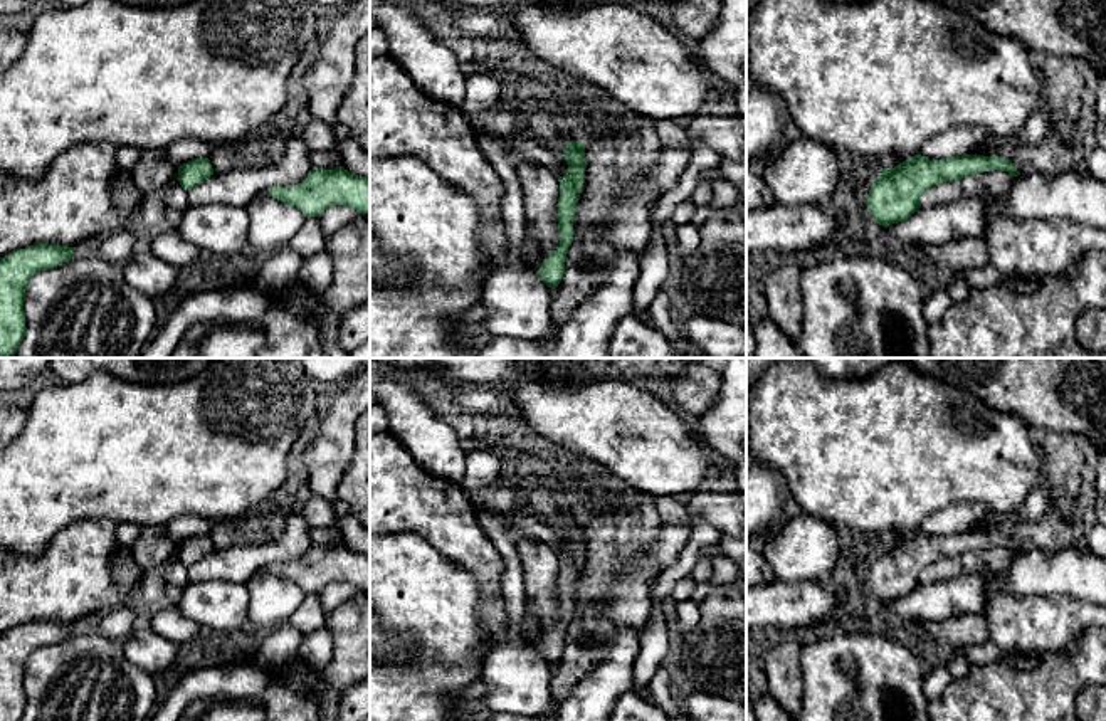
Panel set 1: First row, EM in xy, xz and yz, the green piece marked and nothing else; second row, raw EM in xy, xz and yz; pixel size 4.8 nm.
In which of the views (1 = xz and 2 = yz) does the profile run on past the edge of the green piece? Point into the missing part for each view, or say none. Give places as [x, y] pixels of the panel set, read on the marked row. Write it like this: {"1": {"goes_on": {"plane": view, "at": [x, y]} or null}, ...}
{"1": {"goes_on": null}, "2": {"goes_on": null}}

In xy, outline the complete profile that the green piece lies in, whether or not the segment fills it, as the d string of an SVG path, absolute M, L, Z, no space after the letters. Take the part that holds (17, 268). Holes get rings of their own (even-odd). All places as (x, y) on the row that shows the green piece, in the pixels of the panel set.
M37 244L0 259L0 358L17 353L25 336L25 287L34 274L74 259L76 247Z

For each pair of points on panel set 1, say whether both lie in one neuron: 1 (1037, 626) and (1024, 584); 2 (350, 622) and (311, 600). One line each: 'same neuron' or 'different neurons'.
1: different neurons
2: different neurons

